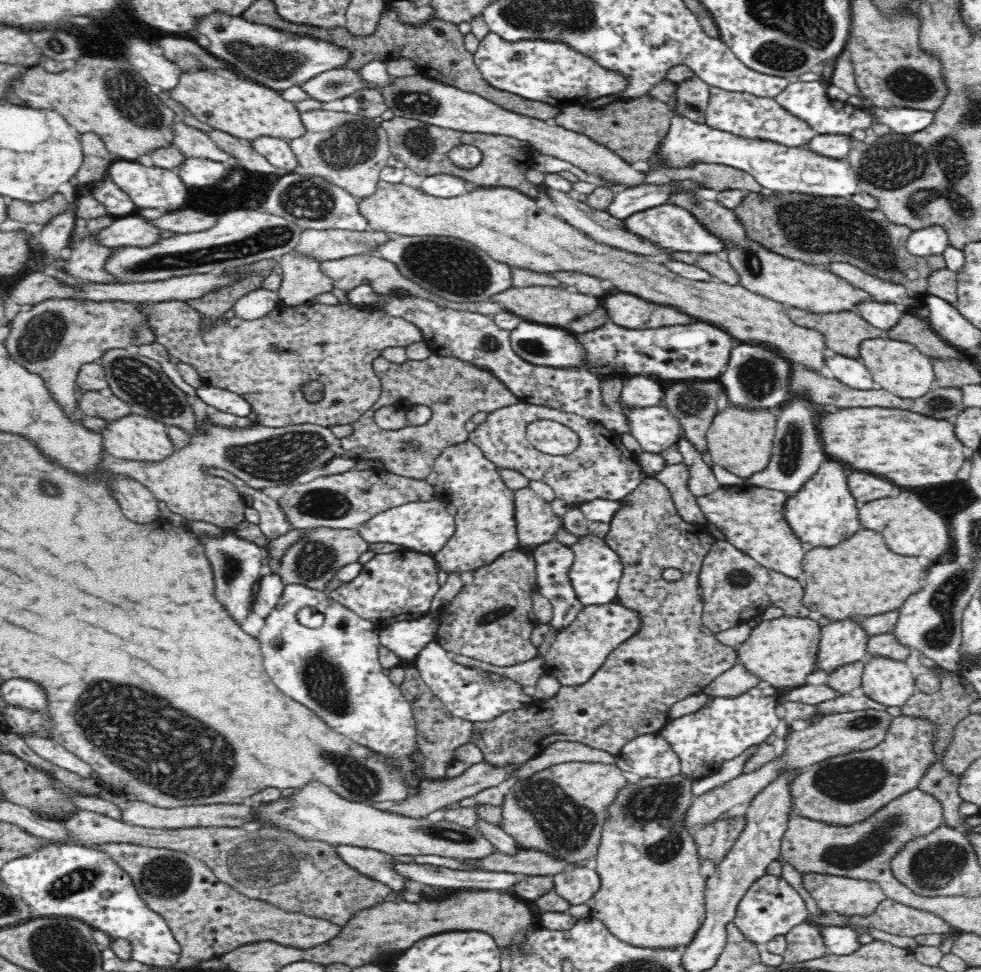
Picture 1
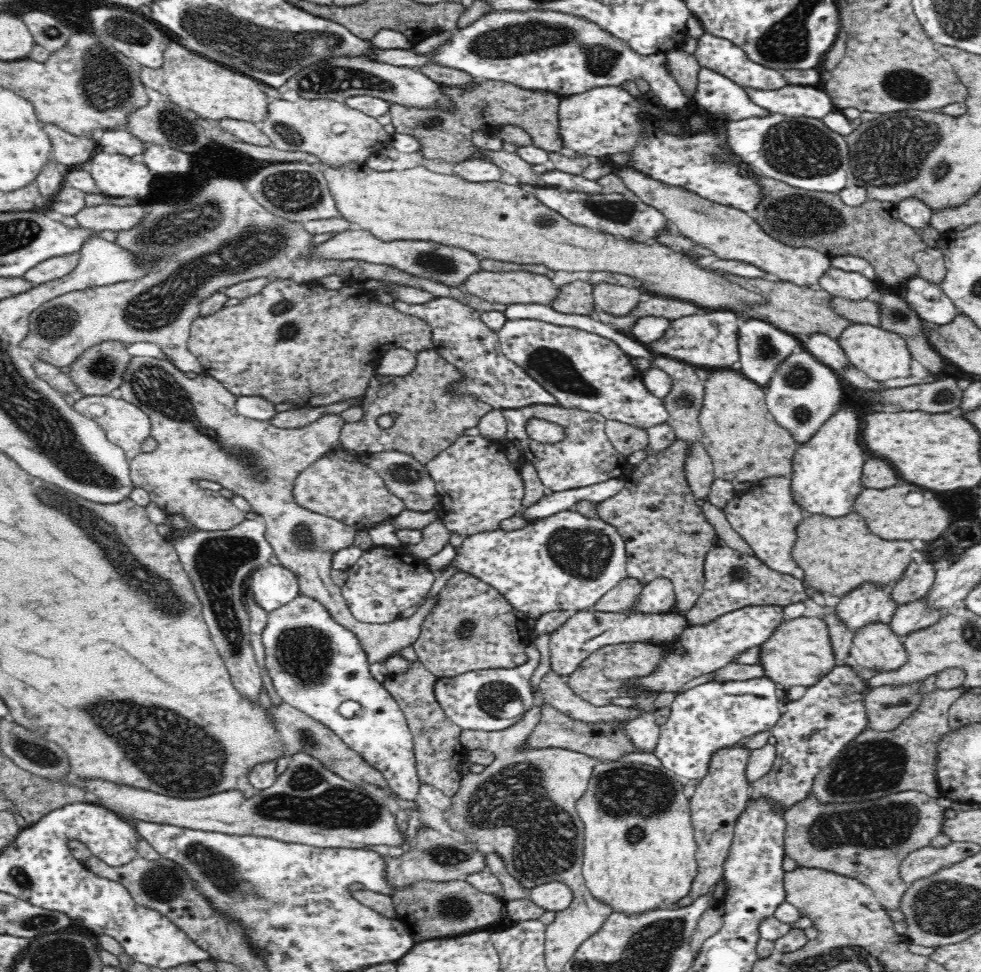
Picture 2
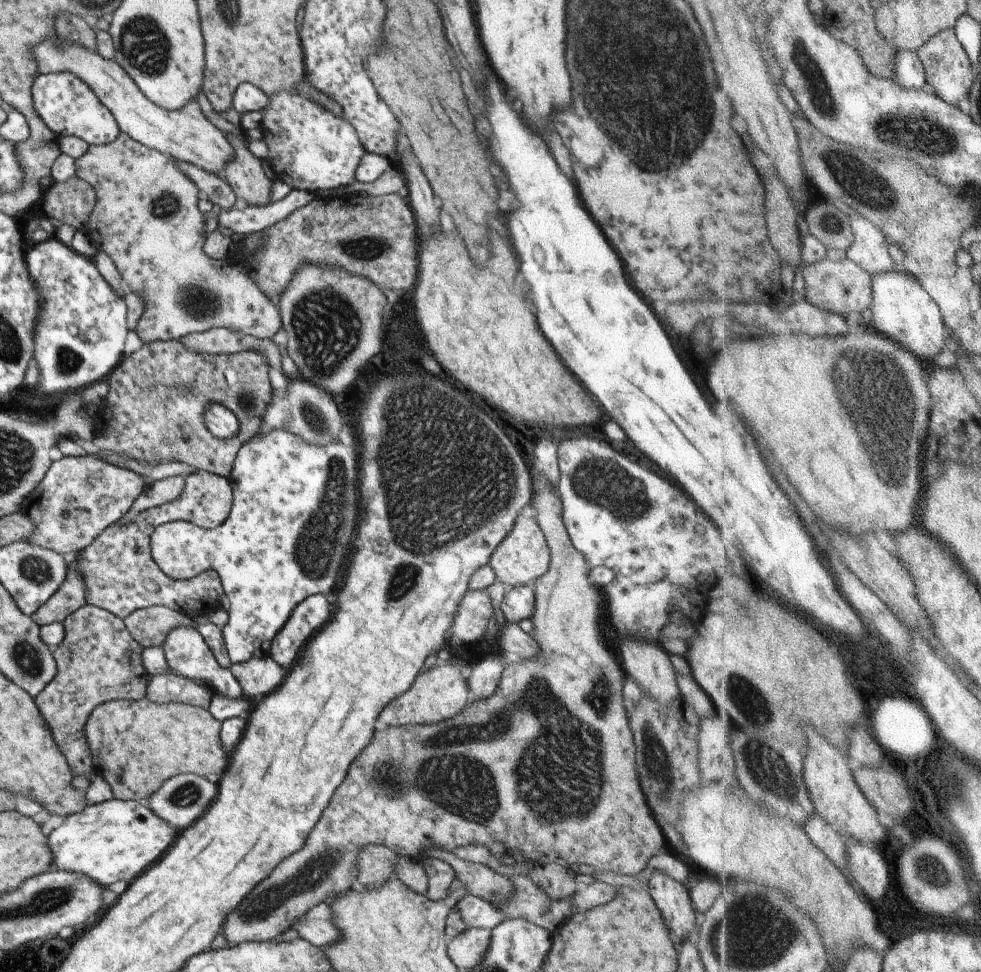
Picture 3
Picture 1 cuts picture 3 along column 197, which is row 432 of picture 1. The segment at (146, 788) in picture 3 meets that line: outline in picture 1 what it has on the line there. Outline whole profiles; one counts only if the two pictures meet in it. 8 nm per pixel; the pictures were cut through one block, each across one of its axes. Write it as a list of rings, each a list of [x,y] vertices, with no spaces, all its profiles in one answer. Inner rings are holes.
[[[731,405],[724,409],[724,412],[716,414],[706,436],[706,449],[713,462],[747,482],[750,476],[764,470],[769,463],[774,446],[776,418],[775,411],[736,408]]]

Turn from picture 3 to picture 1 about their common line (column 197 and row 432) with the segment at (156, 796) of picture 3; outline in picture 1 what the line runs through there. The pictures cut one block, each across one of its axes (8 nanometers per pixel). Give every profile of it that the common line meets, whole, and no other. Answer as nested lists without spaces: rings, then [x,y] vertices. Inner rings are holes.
[[[796,396],[788,408],[782,410],[781,406],[775,411],[780,416],[777,416],[774,446],[769,463],[764,470],[750,476],[747,482],[792,497],[818,472],[818,468],[824,464],[824,460],[828,460],[828,456],[822,452],[822,444],[816,434],[816,412],[810,408],[812,406],[806,400],[800,400],[800,396]]]

